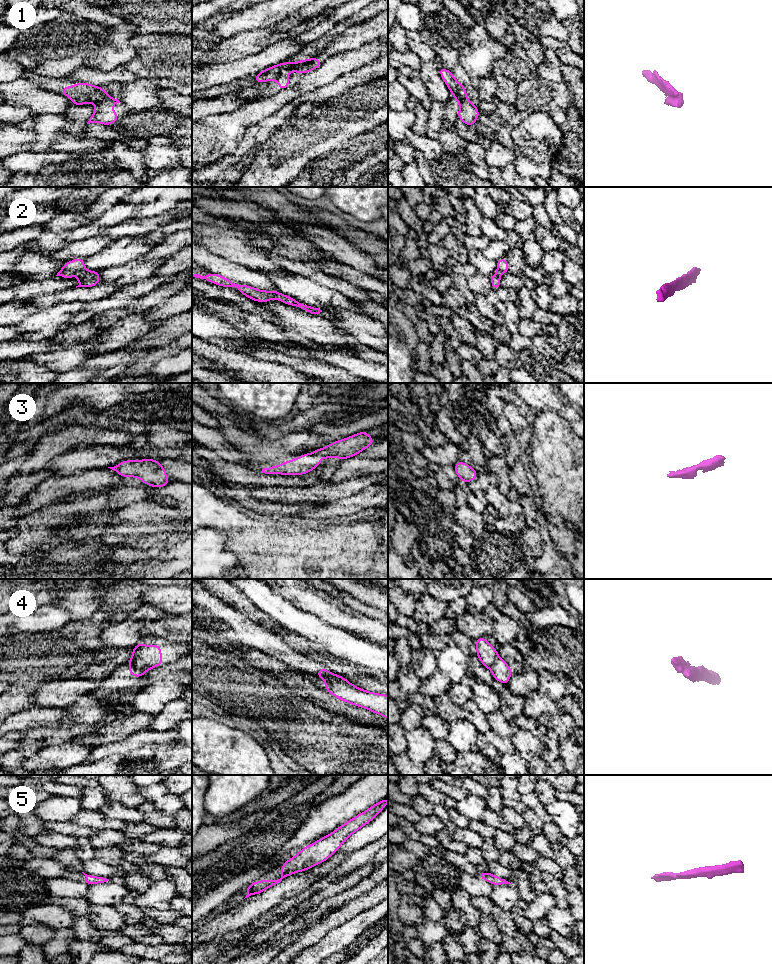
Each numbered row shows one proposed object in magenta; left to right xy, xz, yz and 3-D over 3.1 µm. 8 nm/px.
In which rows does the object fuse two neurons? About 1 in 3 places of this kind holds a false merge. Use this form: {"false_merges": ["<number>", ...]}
{"false_merges": ["1", "4"]}

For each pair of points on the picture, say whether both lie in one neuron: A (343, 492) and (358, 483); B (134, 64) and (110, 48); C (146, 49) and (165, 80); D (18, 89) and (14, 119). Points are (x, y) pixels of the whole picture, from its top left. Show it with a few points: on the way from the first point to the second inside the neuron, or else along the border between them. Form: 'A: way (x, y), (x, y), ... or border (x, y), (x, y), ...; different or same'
A: way (347, 488), (354, 486); same
B: border (134, 37), (132, 46), (135, 55), (123, 64); different
C: way (154, 57), (154, 62), (159, 72); same
D: border (10, 104), (16, 107), (26, 107), (36, 116); different

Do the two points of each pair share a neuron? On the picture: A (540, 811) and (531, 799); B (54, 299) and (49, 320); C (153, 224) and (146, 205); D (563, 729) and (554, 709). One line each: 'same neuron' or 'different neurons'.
A: same neuron
B: different neurons
C: different neurons
D: different neurons

